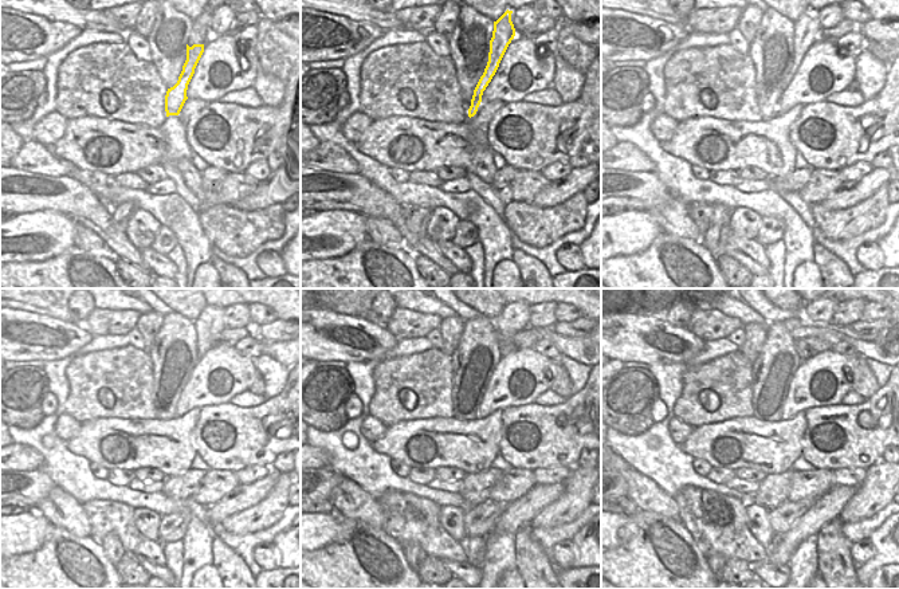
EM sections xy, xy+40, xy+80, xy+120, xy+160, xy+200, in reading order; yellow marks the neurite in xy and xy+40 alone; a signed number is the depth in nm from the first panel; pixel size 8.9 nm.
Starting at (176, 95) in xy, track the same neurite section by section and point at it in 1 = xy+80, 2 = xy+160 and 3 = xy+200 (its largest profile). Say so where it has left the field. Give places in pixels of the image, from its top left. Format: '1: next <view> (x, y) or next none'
1: next xy+80 (807, 28)
2: next xy+160 (515, 317)
3: next xy+200 (824, 315)

